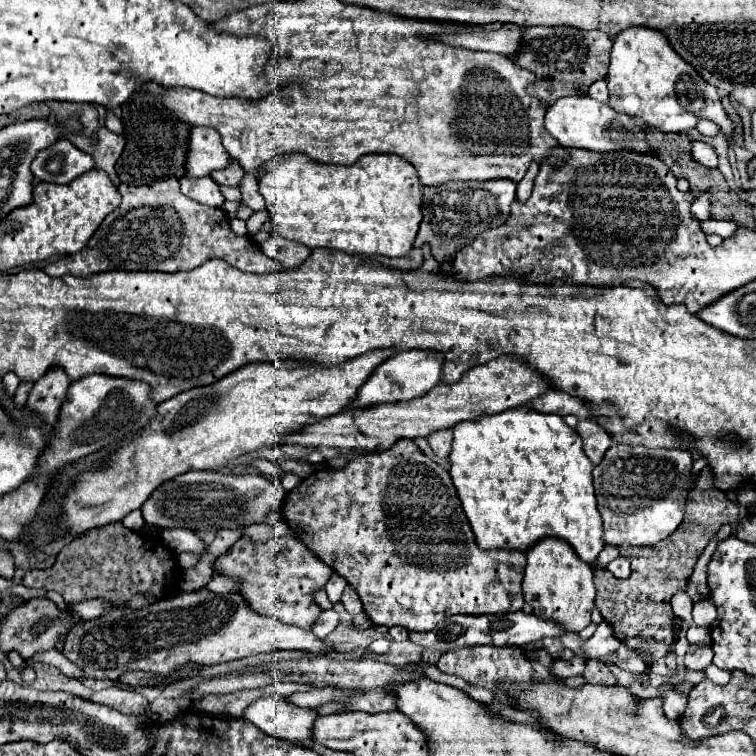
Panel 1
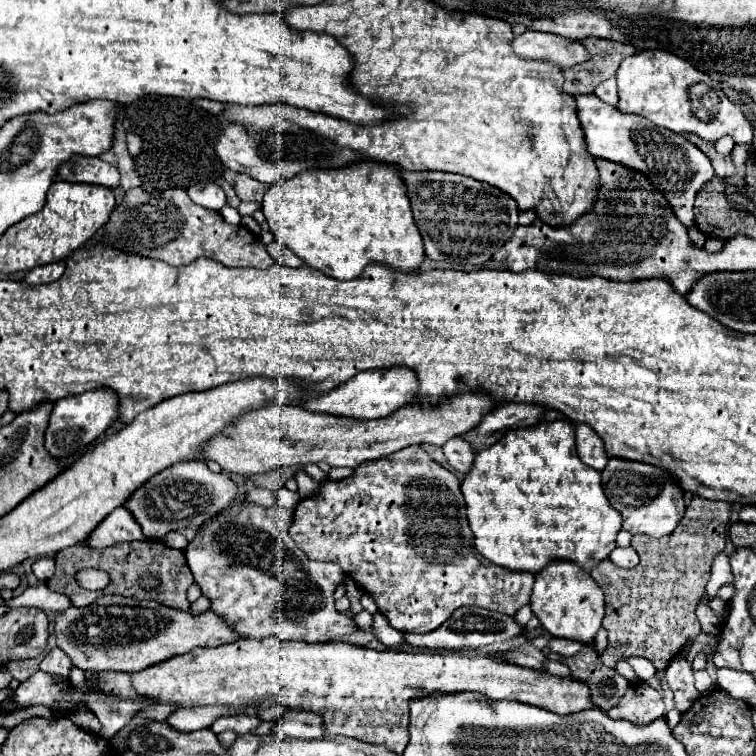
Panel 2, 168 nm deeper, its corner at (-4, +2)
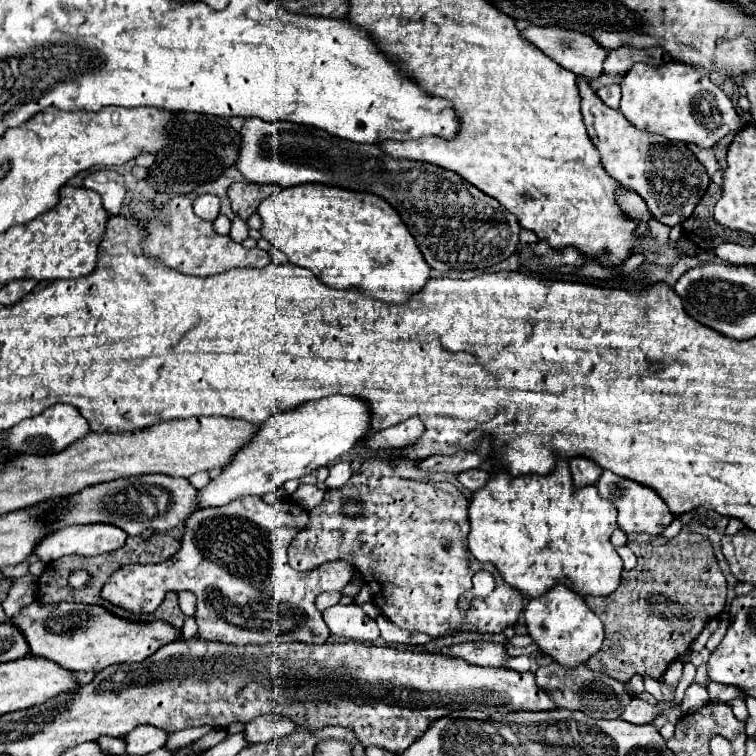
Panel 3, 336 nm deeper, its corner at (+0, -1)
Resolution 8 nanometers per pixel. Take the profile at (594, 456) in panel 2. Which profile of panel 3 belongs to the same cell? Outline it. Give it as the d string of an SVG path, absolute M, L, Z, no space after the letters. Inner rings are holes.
M572 458L568 460L568 464L570 464L570 472L572 472L572 480L576 488L596 484L602 474L602 468L598 468L596 462L586 460L586 458Z

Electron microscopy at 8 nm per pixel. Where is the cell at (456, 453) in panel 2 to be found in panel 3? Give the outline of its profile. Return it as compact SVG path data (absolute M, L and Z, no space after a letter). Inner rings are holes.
M466 470L466 472L462 472L460 476L458 476L458 480L460 480L460 484L464 486L464 488L468 488L470 492L474 492L476 488L482 488L486 482L488 482L488 476L490 476L490 472L484 472L484 470Z

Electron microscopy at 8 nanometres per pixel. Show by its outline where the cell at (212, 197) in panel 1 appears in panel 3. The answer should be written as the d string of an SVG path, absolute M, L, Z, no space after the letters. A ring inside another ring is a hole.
M202 194L194 200L194 212L204 220L216 220L220 214L220 200L214 194Z

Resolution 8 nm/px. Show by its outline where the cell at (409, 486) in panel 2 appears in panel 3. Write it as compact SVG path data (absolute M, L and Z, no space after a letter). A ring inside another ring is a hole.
M368 458L362 470L376 470L374 476L362 472L352 476L346 486L328 490L324 502L312 510L310 526L298 532L290 544L290 566L306 572L332 560L354 564L372 588L372 602L380 612L398 628L410 632L442 638L454 632L488 634L514 626L524 608L524 596L504 584L496 566L470 558L468 500L464 494L448 482L412 482L398 478L394 464L394 458ZM354 498L364 504L364 514L348 518L340 512L340 506ZM478 570L490 570L496 588L486 600L474 598L468 612L462 614L458 610L458 598L472 588L472 576Z

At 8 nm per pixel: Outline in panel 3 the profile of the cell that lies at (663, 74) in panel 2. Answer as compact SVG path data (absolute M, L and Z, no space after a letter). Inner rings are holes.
M682 62L662 66L634 64L622 78L620 112L640 130L700 148L714 148L726 134L738 132L742 126L732 100L706 74Z

